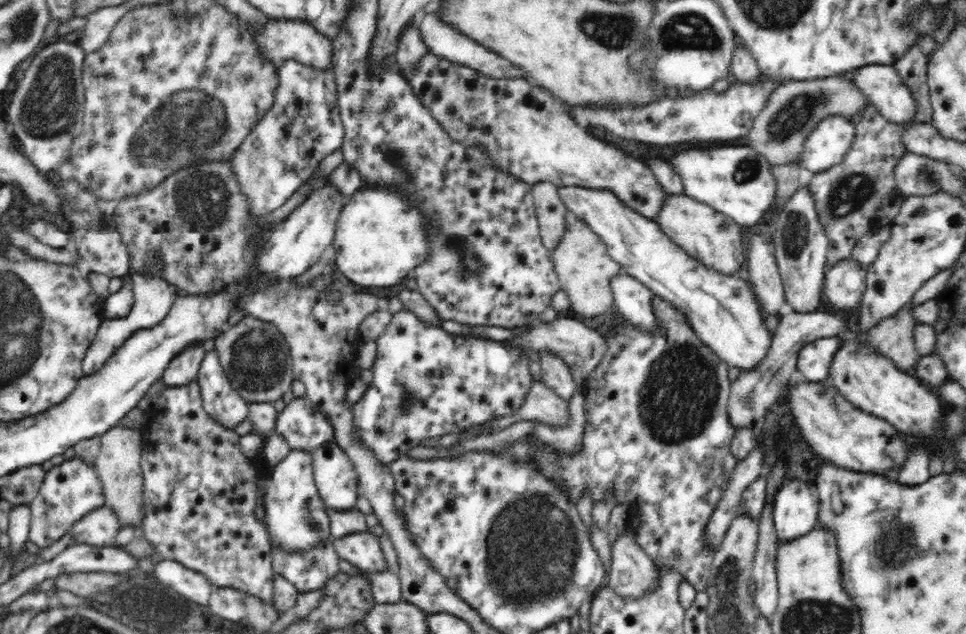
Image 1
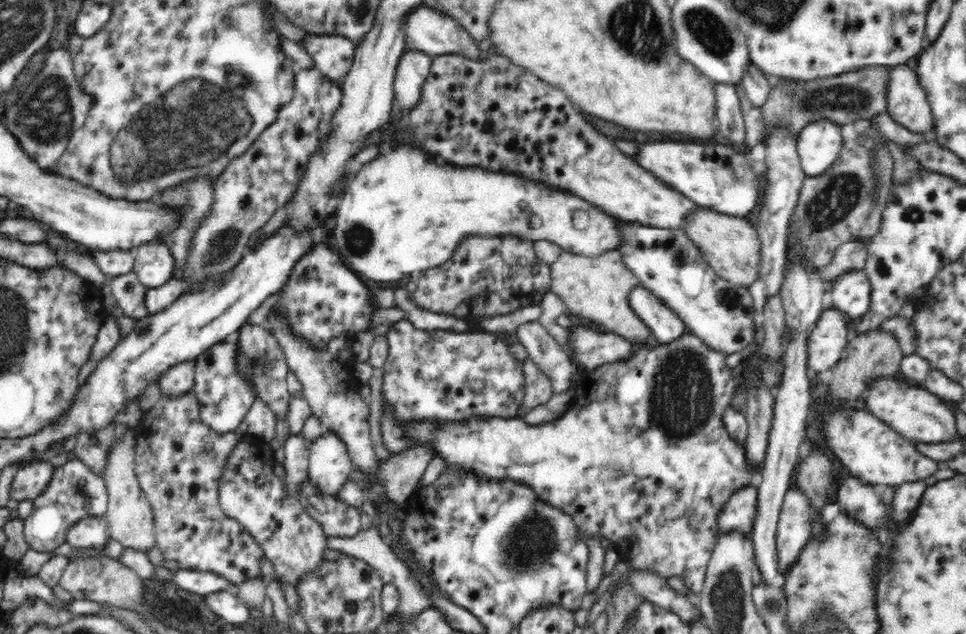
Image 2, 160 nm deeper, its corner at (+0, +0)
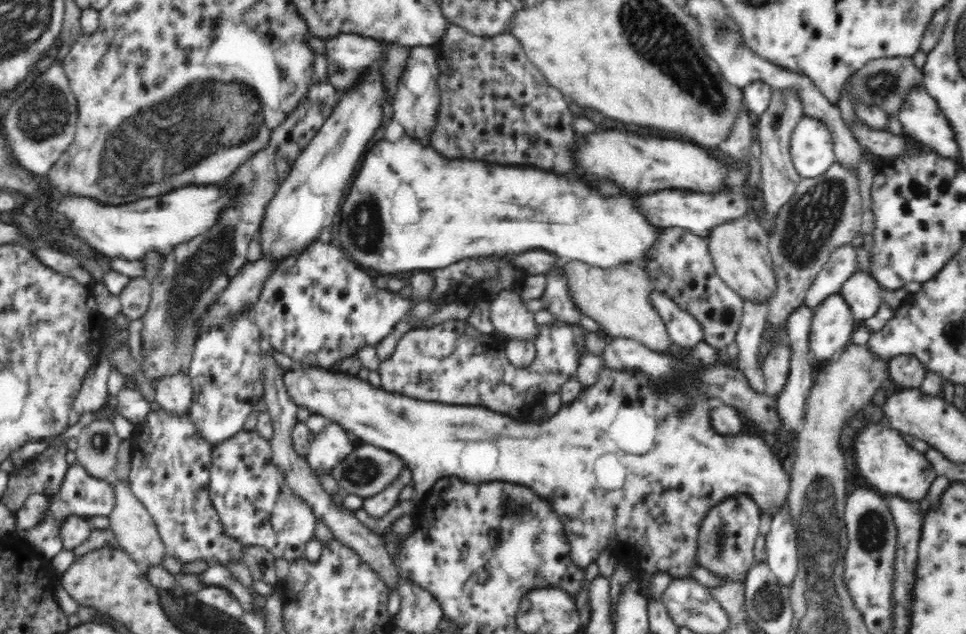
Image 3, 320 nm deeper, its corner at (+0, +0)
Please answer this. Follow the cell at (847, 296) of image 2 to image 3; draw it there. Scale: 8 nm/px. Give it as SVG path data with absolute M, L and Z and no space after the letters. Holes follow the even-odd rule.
M859 270L844 281L838 293L858 320L870 318L883 304L882 289L877 280Z

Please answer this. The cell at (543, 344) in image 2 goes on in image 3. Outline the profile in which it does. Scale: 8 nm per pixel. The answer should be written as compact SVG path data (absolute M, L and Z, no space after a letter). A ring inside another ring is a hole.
M501 290L489 303L492 306L492 323L496 333L522 342L534 343L538 340L540 325L514 290Z

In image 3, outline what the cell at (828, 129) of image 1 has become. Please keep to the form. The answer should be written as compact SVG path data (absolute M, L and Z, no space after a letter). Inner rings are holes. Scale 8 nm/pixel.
M804 116L796 124L790 150L795 170L804 179L816 178L837 163L830 129L816 118Z

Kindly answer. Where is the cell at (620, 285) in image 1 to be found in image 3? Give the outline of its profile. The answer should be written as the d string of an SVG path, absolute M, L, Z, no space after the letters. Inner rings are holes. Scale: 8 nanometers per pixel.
M650 291L648 303L664 325L665 333L674 348L690 348L703 340L699 322L691 314L681 310L666 294Z

